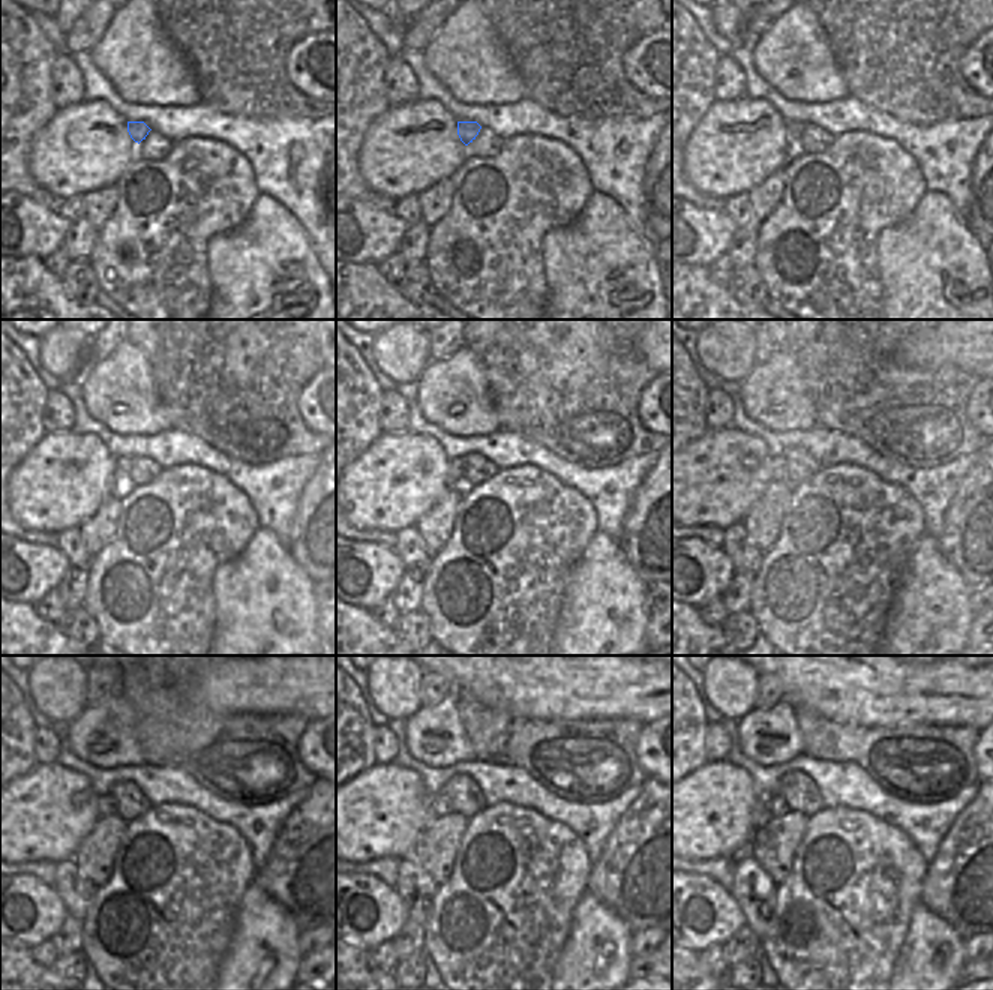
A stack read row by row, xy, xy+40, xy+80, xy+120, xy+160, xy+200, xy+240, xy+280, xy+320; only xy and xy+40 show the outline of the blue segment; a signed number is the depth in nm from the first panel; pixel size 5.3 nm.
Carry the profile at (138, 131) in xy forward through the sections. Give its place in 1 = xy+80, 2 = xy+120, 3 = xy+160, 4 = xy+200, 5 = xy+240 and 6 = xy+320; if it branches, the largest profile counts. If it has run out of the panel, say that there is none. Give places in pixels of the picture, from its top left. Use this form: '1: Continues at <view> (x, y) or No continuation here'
1: Continues at xy+80 (795, 129)
2: Continues at xy+120 (122, 486)
3: Continues at xy+160 (456, 480)
4: Continues at xy+200 (779, 464)
5: Continues at xy+240 (107, 807)
6: Continues at xy+320 (777, 807)

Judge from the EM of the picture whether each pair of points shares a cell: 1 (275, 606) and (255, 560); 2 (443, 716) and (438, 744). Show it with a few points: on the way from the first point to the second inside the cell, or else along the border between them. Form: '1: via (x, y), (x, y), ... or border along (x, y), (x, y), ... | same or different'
1: via (263, 594), (263, 572) | same
2: via (441, 723), (435, 737) | same

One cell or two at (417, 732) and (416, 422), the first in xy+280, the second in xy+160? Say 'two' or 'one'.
two

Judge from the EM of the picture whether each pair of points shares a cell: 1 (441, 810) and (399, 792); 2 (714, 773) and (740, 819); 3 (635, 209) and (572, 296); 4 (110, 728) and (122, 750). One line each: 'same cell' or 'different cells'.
1: different cells
2: same cell
3: different cells
4: same cell

